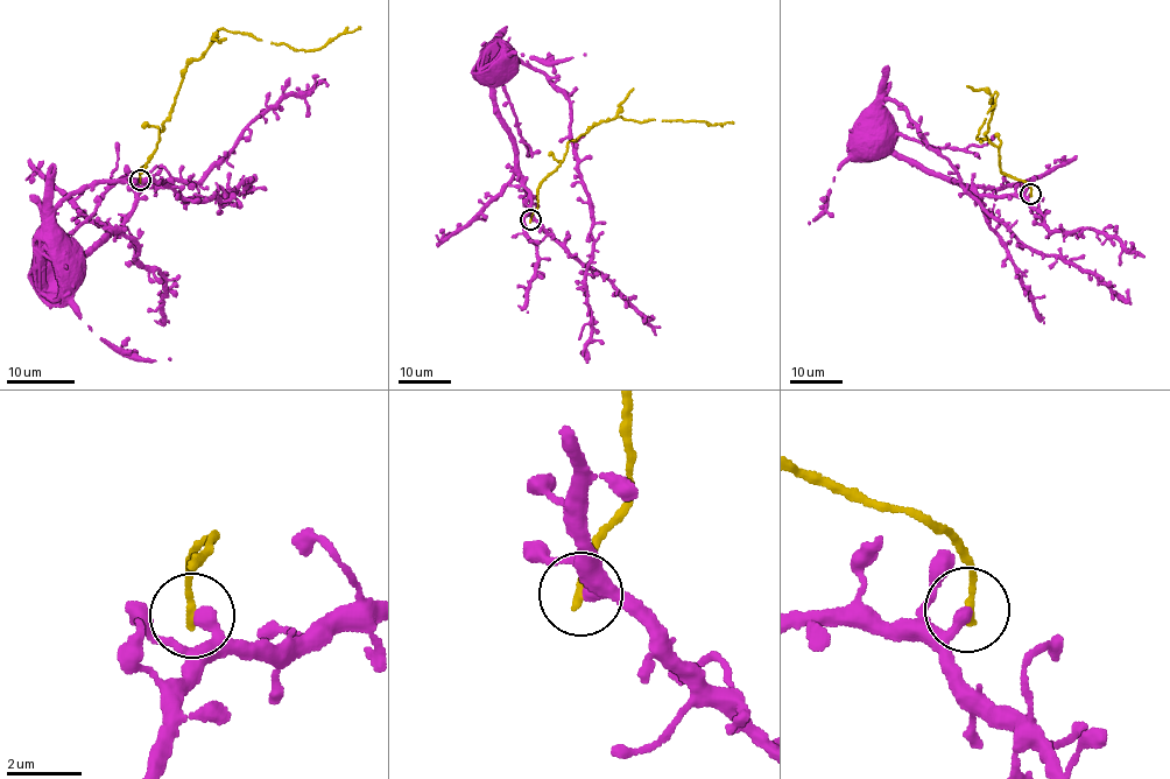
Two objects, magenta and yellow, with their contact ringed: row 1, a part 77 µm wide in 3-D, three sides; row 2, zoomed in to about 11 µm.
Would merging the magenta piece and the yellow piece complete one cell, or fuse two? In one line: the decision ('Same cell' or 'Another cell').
Another cell

